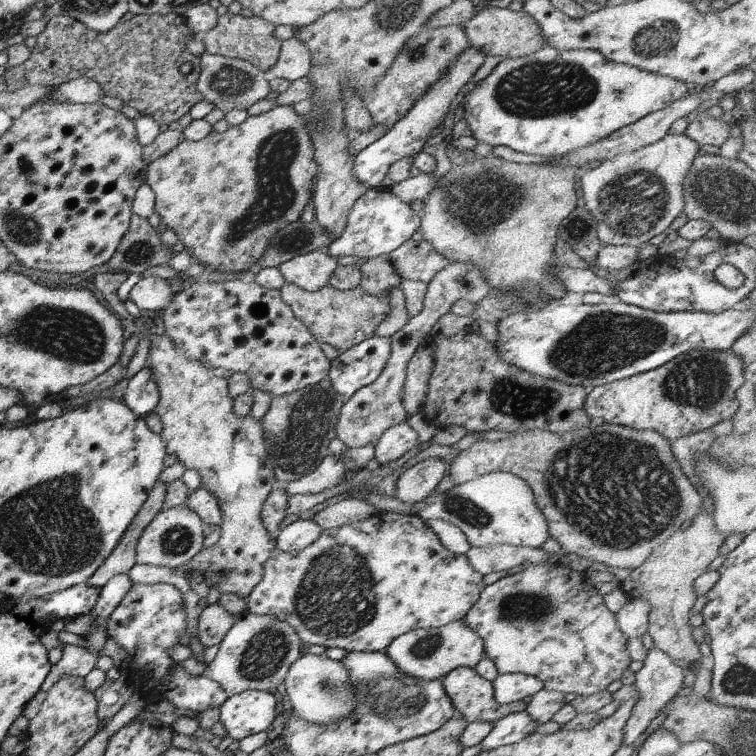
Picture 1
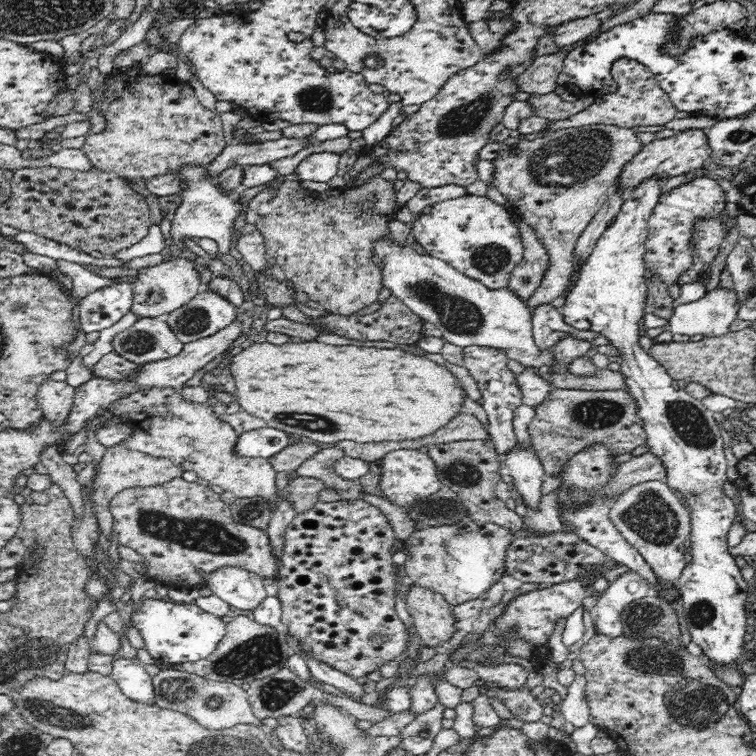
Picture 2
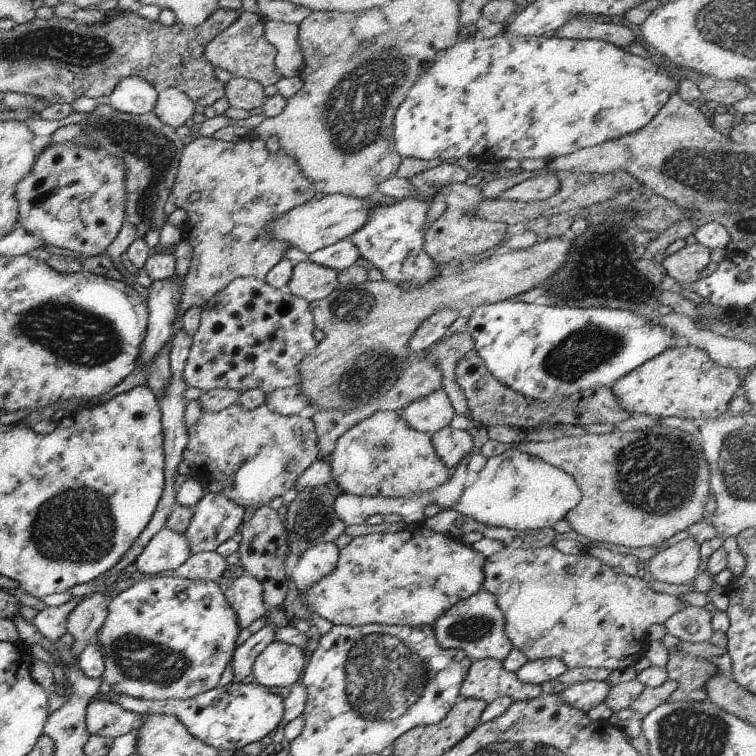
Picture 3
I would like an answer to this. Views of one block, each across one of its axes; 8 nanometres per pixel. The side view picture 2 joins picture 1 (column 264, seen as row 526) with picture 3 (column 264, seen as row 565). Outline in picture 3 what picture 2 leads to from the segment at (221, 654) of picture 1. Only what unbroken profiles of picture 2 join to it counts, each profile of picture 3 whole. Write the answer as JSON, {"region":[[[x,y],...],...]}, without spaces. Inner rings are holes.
{"region":[[[282,641],[269,643],[255,659],[251,674],[256,683],[283,691],[300,681],[305,670],[307,653]]]}

